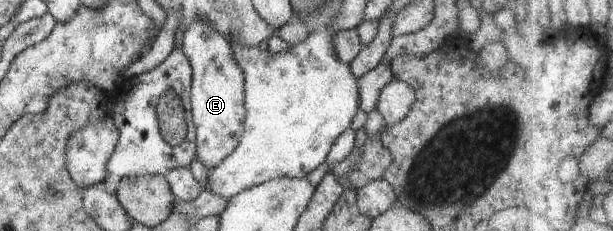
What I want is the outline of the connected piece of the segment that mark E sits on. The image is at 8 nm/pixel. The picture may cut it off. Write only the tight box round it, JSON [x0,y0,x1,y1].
[180,16,246,170]

